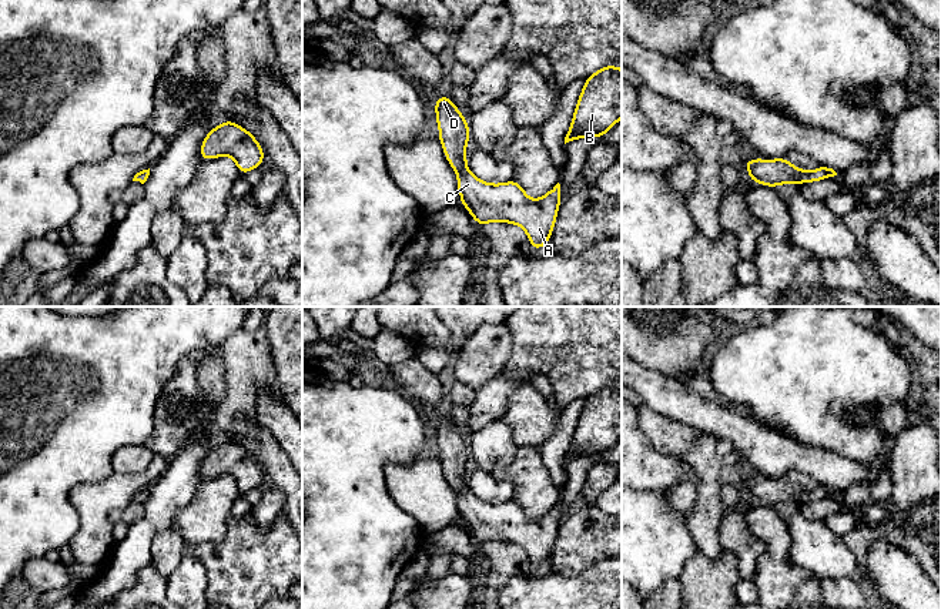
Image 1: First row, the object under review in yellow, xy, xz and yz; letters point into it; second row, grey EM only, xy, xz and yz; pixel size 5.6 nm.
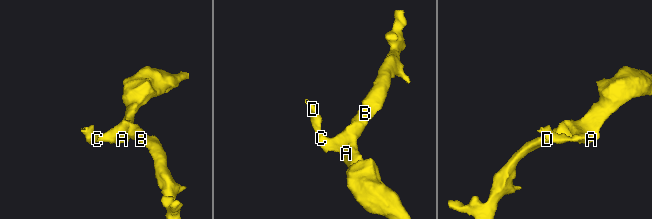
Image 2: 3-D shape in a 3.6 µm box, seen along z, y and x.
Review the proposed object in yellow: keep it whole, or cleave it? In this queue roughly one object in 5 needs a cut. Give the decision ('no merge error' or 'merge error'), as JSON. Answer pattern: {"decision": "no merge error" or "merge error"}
{"decision": "no merge error"}

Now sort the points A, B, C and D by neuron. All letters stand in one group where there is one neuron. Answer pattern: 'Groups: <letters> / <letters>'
Groups: A B C D

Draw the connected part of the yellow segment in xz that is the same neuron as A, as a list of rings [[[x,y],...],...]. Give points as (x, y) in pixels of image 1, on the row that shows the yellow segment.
[[[448,96],[436,98],[435,110],[443,153],[458,173],[461,203],[475,221],[482,227],[490,221],[518,224],[526,231],[533,250],[547,244],[560,205],[560,184],[542,198],[530,200],[513,180],[505,184],[480,181],[466,165],[468,120]]]

